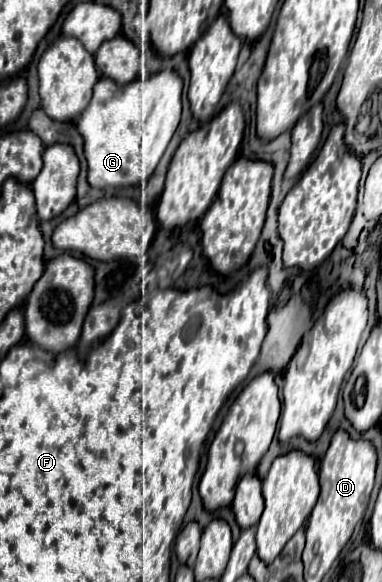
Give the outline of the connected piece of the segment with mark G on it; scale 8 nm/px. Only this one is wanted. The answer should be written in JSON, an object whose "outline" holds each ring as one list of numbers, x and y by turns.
{"outline":[[162,70,152,76,140,76,126,86,118,86,110,78,100,78,94,86,90,106,76,122,78,134,84,140,84,156,88,160,88,184,100,190,146,184,178,128,180,116,182,116,182,78,174,70]]}

